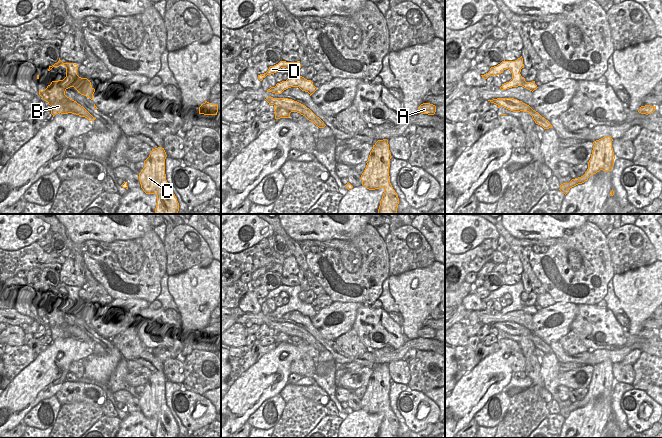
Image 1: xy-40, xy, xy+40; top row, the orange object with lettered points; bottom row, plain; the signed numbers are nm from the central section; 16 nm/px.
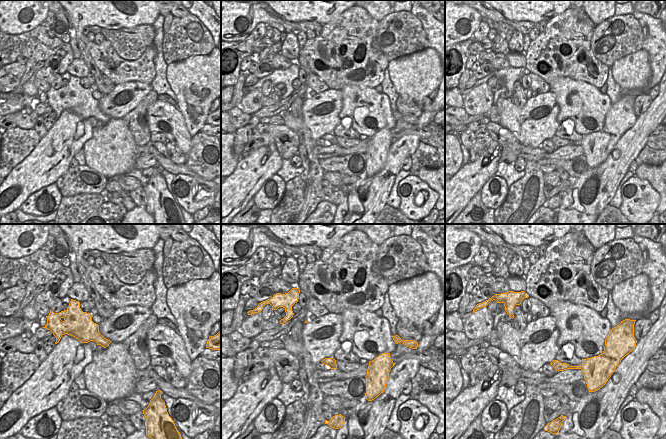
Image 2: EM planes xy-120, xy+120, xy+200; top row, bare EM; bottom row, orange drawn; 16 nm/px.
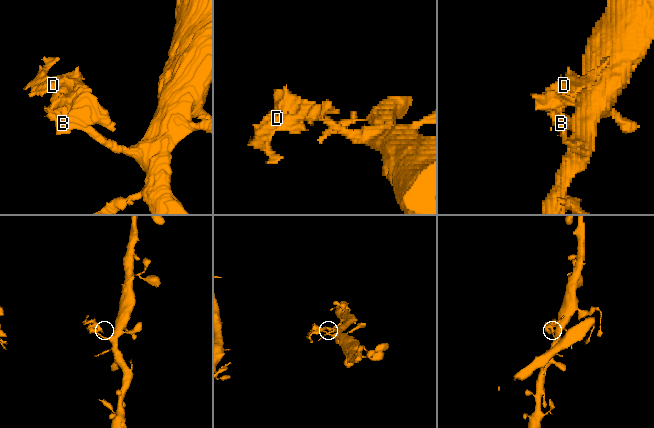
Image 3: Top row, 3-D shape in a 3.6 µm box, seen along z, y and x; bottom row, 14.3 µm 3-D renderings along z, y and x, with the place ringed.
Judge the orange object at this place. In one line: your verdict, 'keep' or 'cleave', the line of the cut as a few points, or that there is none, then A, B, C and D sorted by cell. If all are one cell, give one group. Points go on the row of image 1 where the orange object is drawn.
cleave; cut in xy-40 along (85, 109), (81, 116); A C / B D

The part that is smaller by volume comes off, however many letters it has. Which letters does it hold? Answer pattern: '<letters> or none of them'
B, D

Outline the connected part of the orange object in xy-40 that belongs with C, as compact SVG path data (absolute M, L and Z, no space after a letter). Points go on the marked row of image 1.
M162 147L152 149L149 157L144 161L144 168L139 173L139 181L141 188L146 194L156 194L157 203L154 214L177 214L179 211L179 203L170 185L166 180L165 159L167 155Z

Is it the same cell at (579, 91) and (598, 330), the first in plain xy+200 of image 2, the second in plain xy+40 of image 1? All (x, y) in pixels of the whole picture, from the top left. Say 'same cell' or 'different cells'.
same cell

